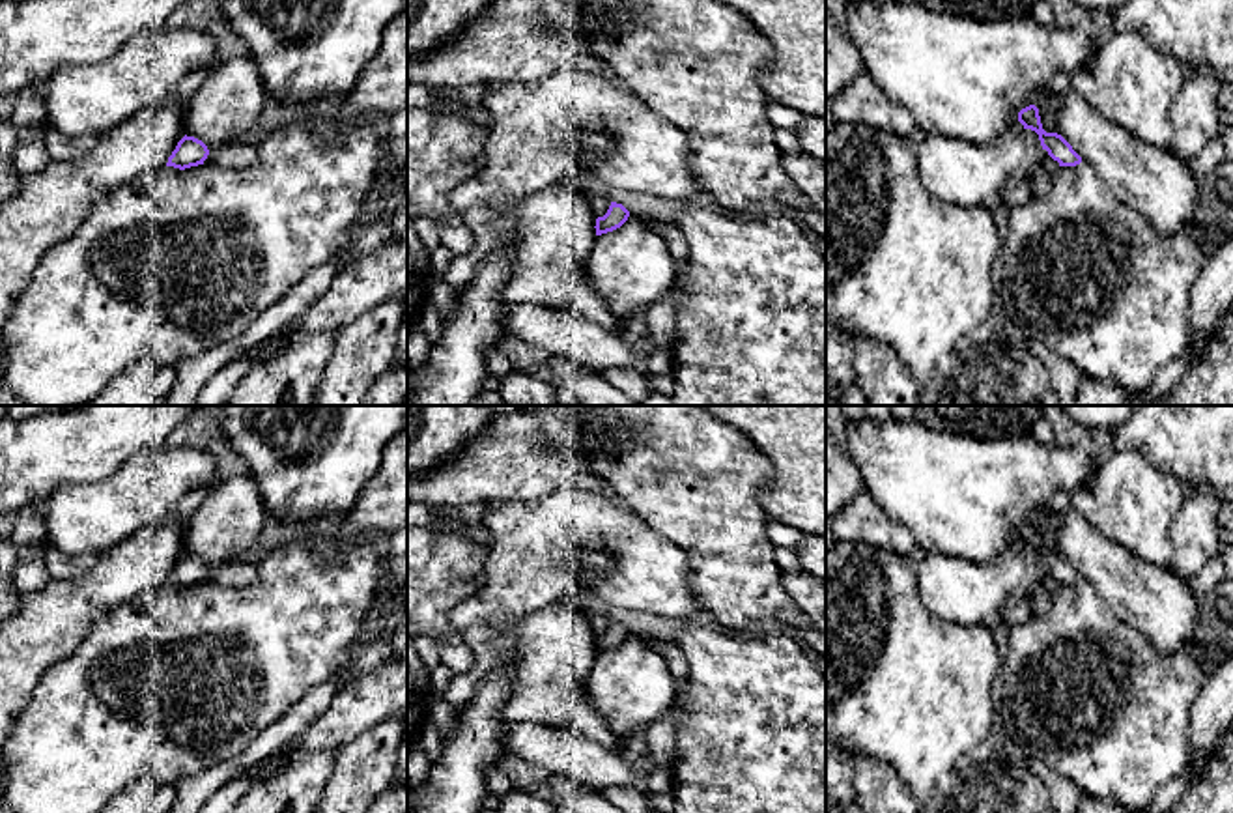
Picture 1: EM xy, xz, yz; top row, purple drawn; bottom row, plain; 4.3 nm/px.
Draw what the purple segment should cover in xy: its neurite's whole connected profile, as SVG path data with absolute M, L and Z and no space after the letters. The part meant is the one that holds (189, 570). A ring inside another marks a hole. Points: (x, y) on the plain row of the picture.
M185 553L177 561L176 568L172 570L172 574L168 576L166 585L185 589L185 587L191 587L191 585L204 583L207 574L209 574L209 568L202 559Z

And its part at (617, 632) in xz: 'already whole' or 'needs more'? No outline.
already whole

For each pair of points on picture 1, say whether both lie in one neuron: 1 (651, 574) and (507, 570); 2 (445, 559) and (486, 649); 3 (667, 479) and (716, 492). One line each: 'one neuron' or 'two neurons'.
1: one neuron
2: two neurons
3: one neuron

